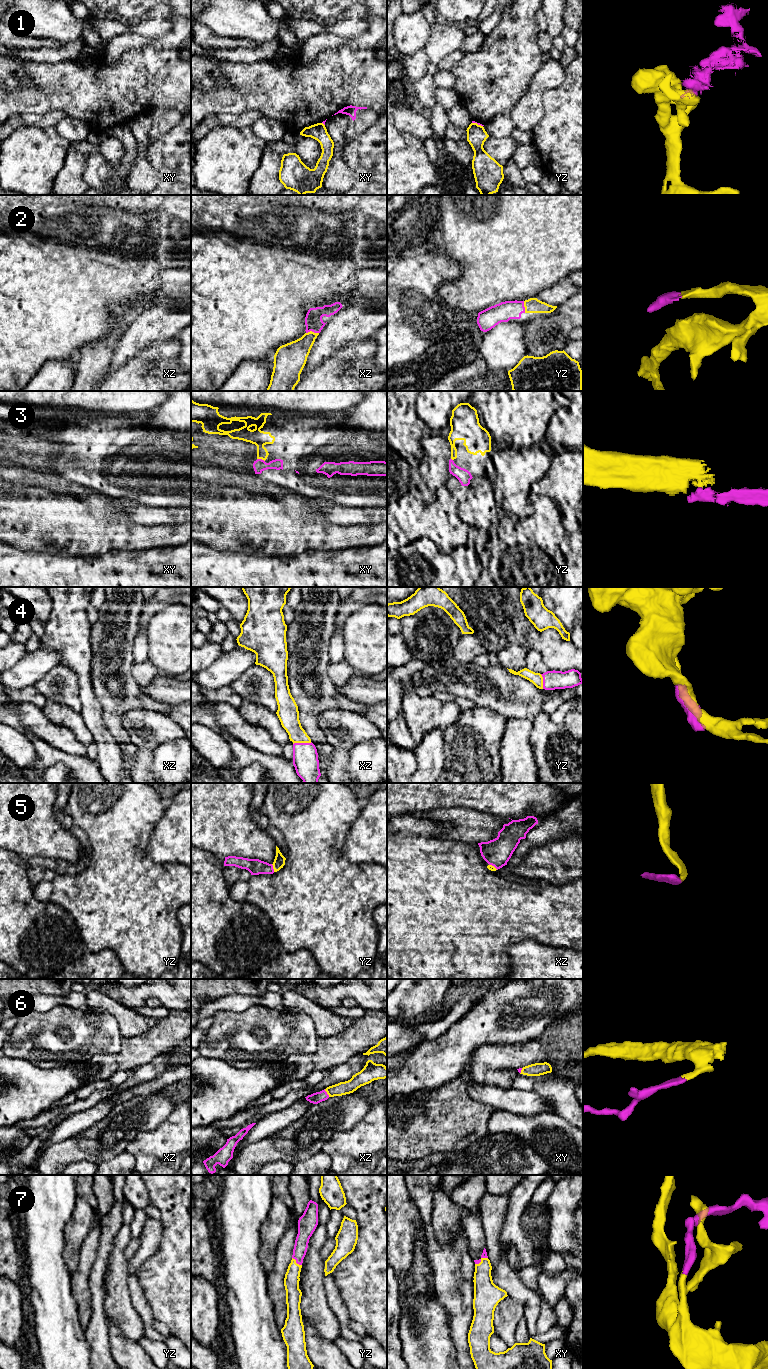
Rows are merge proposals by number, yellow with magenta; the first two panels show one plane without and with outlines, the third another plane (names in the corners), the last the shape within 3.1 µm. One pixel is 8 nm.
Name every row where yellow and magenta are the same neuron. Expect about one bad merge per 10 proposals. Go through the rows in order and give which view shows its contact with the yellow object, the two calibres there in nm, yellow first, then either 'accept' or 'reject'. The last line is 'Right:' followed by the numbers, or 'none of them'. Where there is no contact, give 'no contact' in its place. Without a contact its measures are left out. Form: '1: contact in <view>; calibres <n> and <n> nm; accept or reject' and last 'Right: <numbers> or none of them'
1: contact in yz; calibres 160 and 20 nm; reject
2: contact in xz; calibres 220 and 140 nm; accept
3: contact in xy; calibres 130 and 100 nm; accept
4: contact in xz; calibres 160 and 200 nm; accept
5: contact in yz; calibres 90 and 130 nm; accept
6: contact in xz; calibres 110 and 90 nm; accept
7: contact in yz; calibres 130 and 110 nm; accept
Right: 2, 3, 4, 5, 6, 7

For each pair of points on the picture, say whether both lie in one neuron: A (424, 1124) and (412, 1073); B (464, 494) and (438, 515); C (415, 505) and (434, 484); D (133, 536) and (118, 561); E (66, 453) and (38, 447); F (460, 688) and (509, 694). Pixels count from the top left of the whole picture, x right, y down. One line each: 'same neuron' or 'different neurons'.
A: different neurons
B: different neurons
C: different neurons
D: different neurons
E: different neurons
F: same neuron

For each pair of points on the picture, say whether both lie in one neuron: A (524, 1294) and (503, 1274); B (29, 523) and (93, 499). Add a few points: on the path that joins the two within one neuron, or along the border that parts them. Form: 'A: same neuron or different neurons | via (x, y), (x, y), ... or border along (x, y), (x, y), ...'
A: same neuron | via (519, 1290), (508, 1279)
B: different neurons | border along (64, 494), (70, 494), (84, 504)

